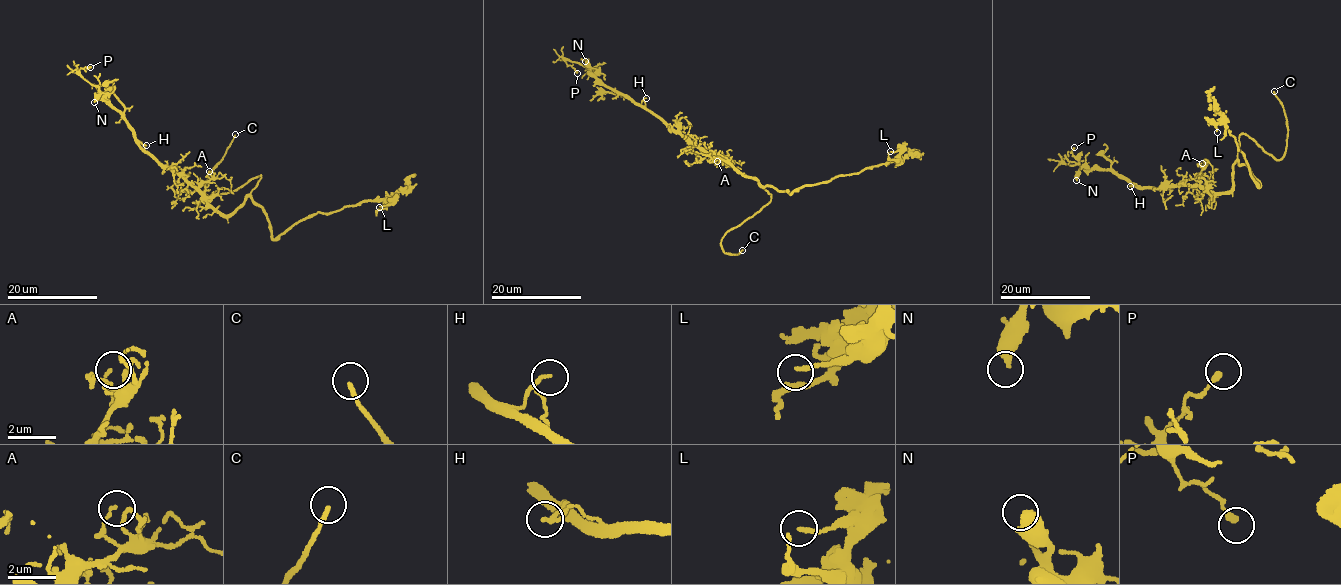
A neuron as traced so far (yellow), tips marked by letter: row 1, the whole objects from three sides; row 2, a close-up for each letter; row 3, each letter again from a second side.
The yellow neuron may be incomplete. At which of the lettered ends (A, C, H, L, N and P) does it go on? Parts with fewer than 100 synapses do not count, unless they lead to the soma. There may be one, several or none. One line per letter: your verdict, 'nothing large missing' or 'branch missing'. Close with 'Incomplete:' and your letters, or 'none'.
A: nothing large missing
C: branch missing
H: nothing large missing
L: nothing large missing
N: nothing large missing
P: nothing large missing
Incomplete: C

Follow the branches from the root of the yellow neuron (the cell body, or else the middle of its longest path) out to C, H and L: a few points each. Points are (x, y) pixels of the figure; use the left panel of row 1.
C: (225, 215), (242, 204), (260, 178), (248, 179), (232, 191), (205, 193), (208, 174), (235, 134)
H: (225, 215), (211, 209), (202, 195), (179, 175), (160, 166), (147, 154), (143, 145), (146, 145)
L: (225, 215), (251, 196), (277, 239), (318, 212), (363, 201), (389, 204), (379, 207)

